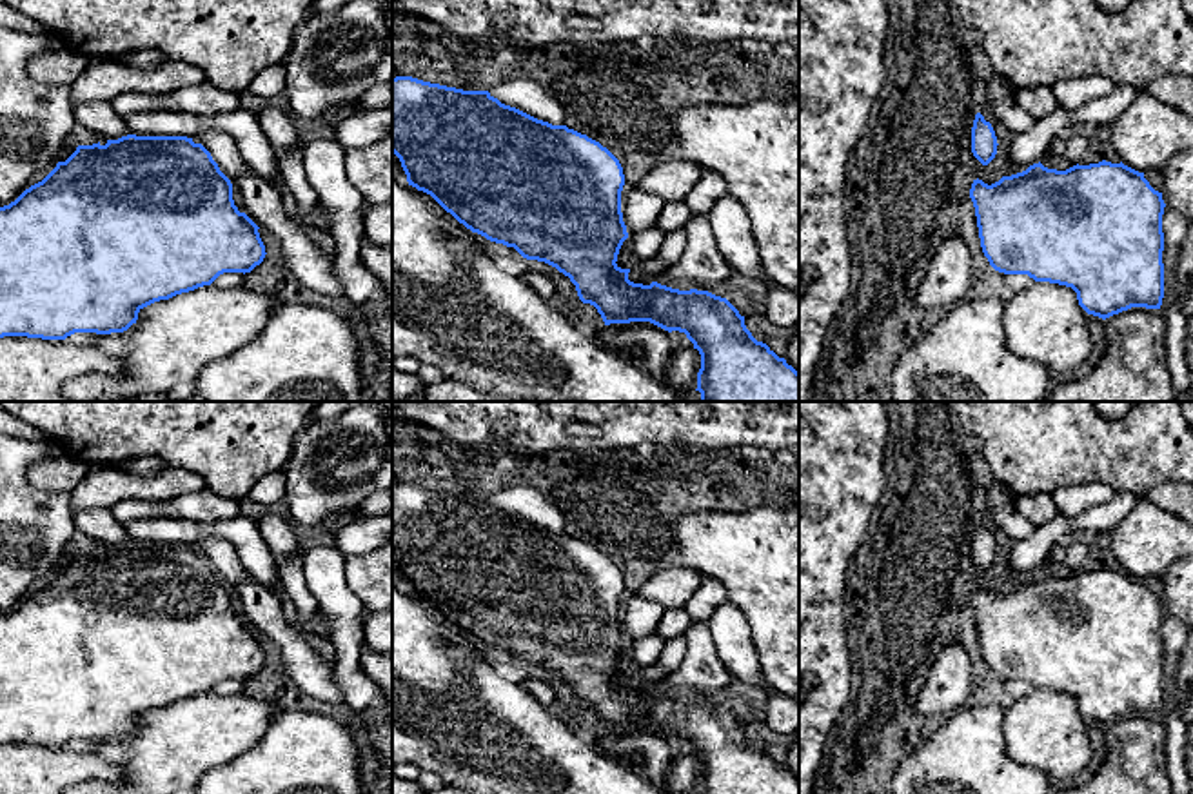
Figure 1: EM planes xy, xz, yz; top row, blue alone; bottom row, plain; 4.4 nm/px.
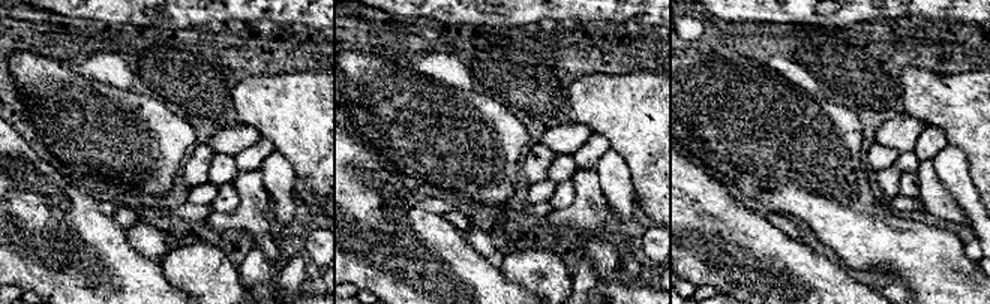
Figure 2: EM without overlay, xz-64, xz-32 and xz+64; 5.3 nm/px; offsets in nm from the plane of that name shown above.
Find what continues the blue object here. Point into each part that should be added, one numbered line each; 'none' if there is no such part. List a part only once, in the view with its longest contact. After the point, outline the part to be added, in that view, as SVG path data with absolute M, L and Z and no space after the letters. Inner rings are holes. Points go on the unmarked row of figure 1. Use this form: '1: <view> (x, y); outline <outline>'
none

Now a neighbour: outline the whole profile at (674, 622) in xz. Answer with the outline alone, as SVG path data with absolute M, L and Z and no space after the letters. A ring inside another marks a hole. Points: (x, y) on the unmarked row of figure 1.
M666 609L657 621L654 632L663 640L683 636L694 621L685 612L685 609Z

